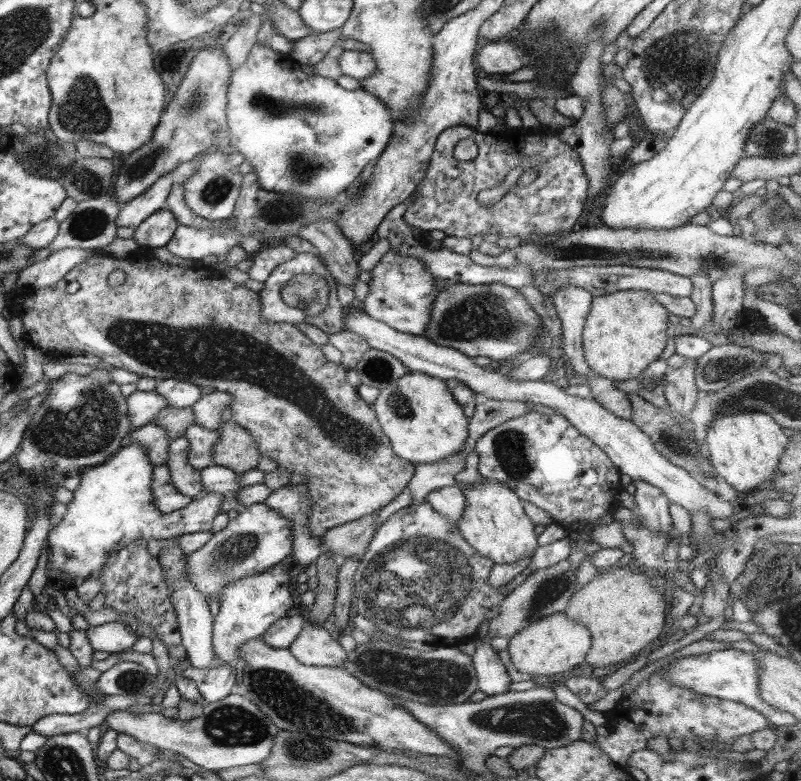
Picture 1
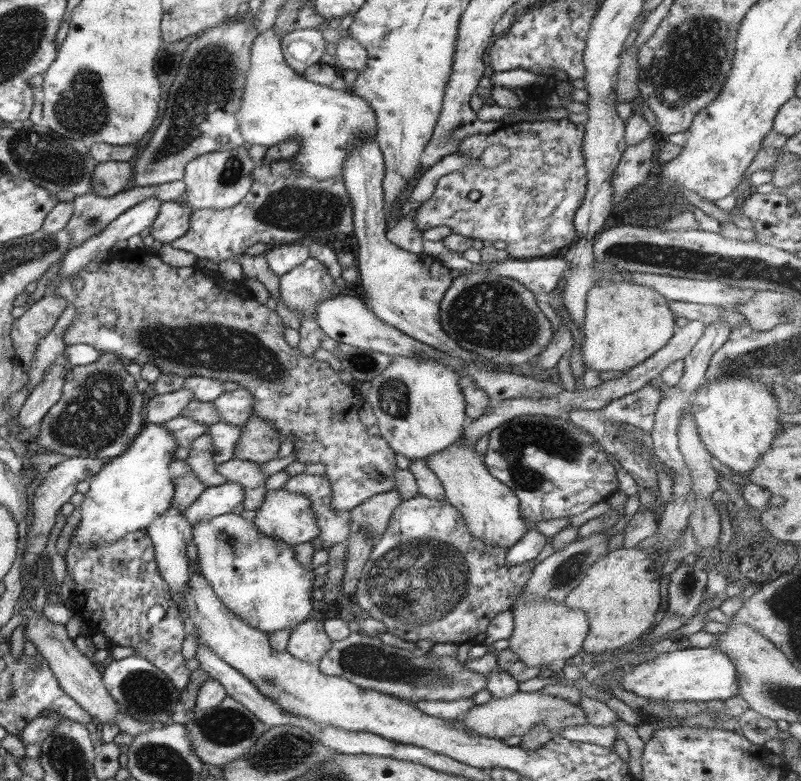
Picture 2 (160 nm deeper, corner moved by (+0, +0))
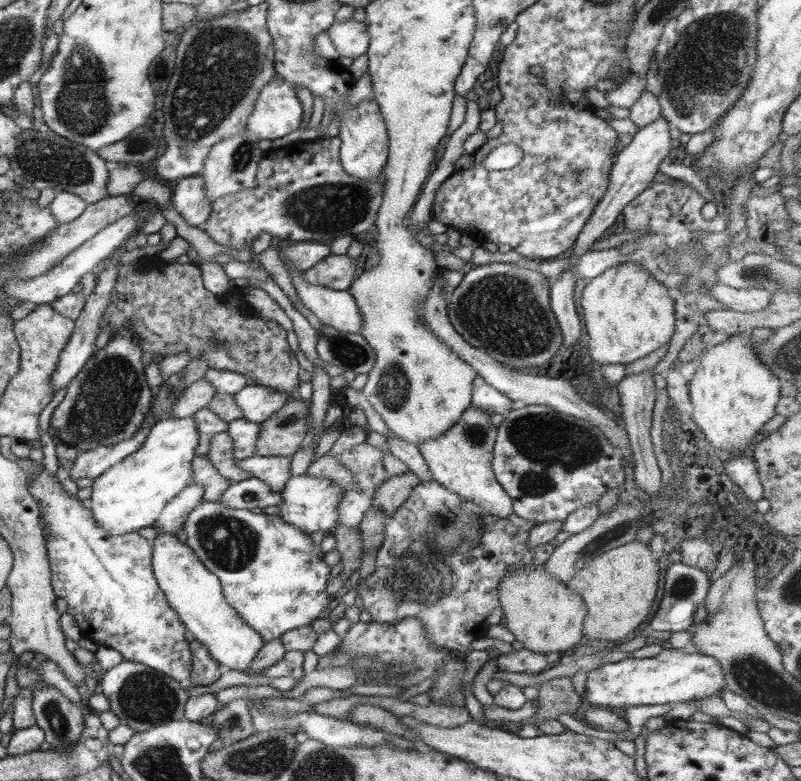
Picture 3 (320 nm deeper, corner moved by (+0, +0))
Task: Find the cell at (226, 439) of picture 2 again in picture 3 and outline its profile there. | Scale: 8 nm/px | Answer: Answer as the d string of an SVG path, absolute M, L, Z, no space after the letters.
M246 417L228 423L227 433L233 438L234 458L240 461L256 455L260 423L250 422Z

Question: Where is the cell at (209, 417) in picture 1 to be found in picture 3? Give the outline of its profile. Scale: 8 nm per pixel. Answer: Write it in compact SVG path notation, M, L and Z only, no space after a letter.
M248 385L234 394L243 417L250 422L264 422L278 412L289 398L279 390L264 385Z

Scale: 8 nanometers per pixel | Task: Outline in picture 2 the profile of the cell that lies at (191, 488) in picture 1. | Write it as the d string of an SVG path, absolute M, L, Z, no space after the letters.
M202 435L196 438L192 443L190 448L190 455L186 462L192 467L192 470L199 476L199 479L204 483L210 486L220 486L220 484L225 483L224 475L221 475L217 471L217 462L212 460L214 457L214 448L213 440L210 435Z

